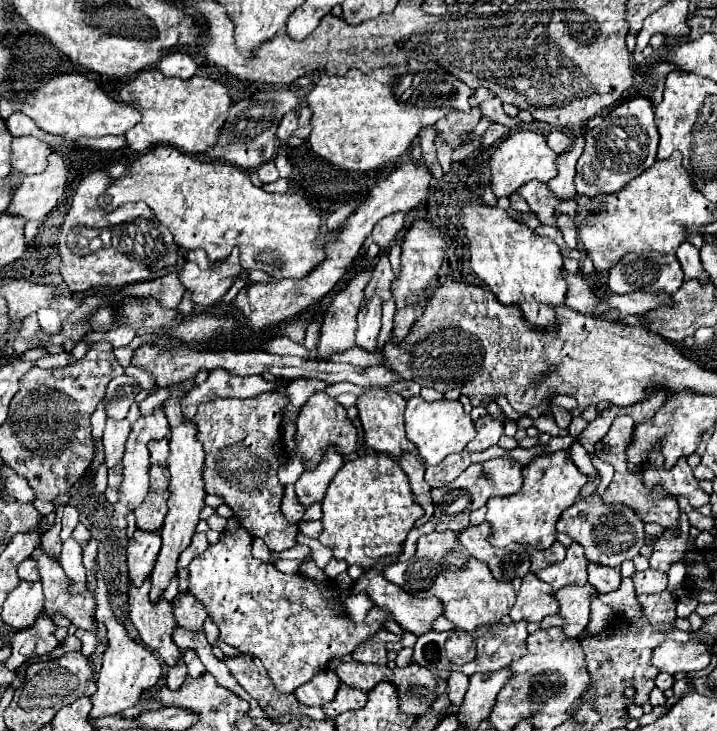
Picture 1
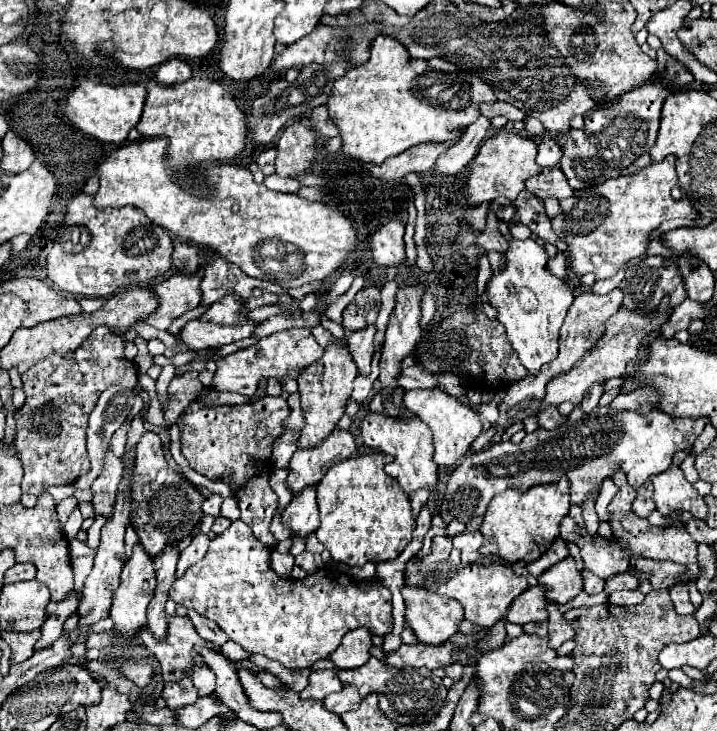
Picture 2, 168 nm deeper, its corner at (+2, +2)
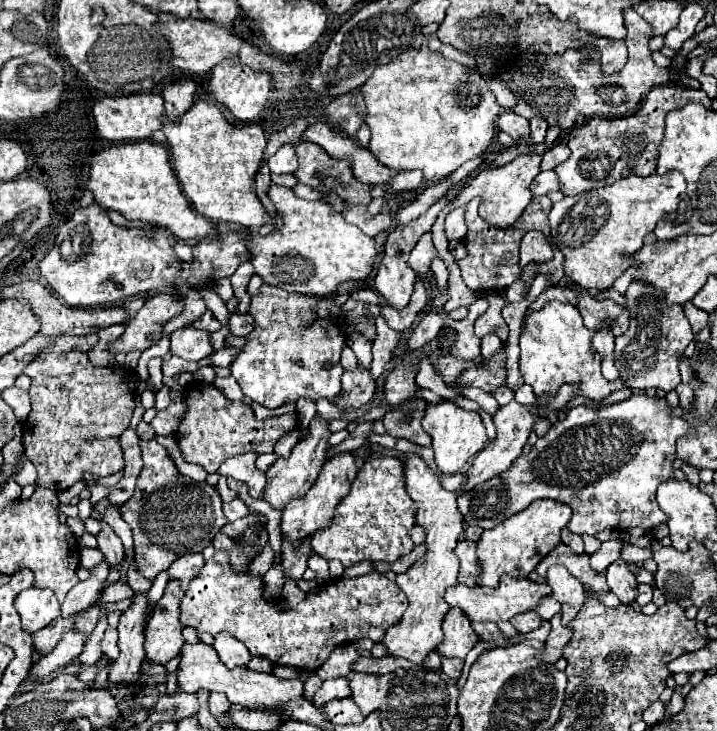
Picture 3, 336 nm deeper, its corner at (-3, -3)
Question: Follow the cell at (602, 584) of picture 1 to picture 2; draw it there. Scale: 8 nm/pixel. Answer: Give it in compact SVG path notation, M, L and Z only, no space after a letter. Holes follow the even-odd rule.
M617 574L617 576L609 578L605 584L607 594L611 594L615 590L635 590L635 588L639 588L639 580L631 574Z

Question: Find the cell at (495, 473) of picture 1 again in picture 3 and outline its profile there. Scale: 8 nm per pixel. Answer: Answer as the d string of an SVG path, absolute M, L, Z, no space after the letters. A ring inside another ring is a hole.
M632 395L630 399L618 401L618 403L612 403L612 405L602 405L602 407L578 405L578 407L572 407L572 409L568 411L566 419L556 421L556 423L550 427L550 431L548 431L544 437L540 437L540 439L532 445L532 449L530 449L528 455L522 453L522 455L510 465L508 471L504 471L502 475L492 477L492 479L488 479L488 481L476 485L474 491L462 493L462 487L466 487L466 479L468 479L468 477L462 475L462 473L458 473L458 475L442 475L442 473L440 473L438 477L442 479L442 485L444 485L448 491L456 493L456 497L458 497L458 511L462 513L464 521L466 521L468 525L478 525L478 527L482 527L482 529L494 527L498 521L502 521L502 519L506 519L506 517L510 517L510 515L514 515L514 513L518 513L518 511L522 511L522 509L526 509L526 507L528 507L532 501L536 501L536 499L556 499L556 501L568 503L568 505L572 507L572 511L574 511L570 523L568 523L568 527L570 527L572 533L578 533L578 535L584 535L584 533L596 535L596 533L604 531L606 527L610 527L610 529L642 527L642 529L650 531L654 525L666 521L666 513L664 513L664 511L658 507L658 503L656 503L656 487L658 487L662 481L666 481L668 477L672 477L670 465L672 465L672 461L676 459L676 455L674 455L674 453L676 453L676 439L678 439L678 437L684 437L684 435L688 435L688 433L690 433L690 425L684 421L684 417L672 415L672 411L670 411L670 407L668 407L668 403L666 403L664 397L648 397L648 395L638 395L638 397L636 397L636 395Z

